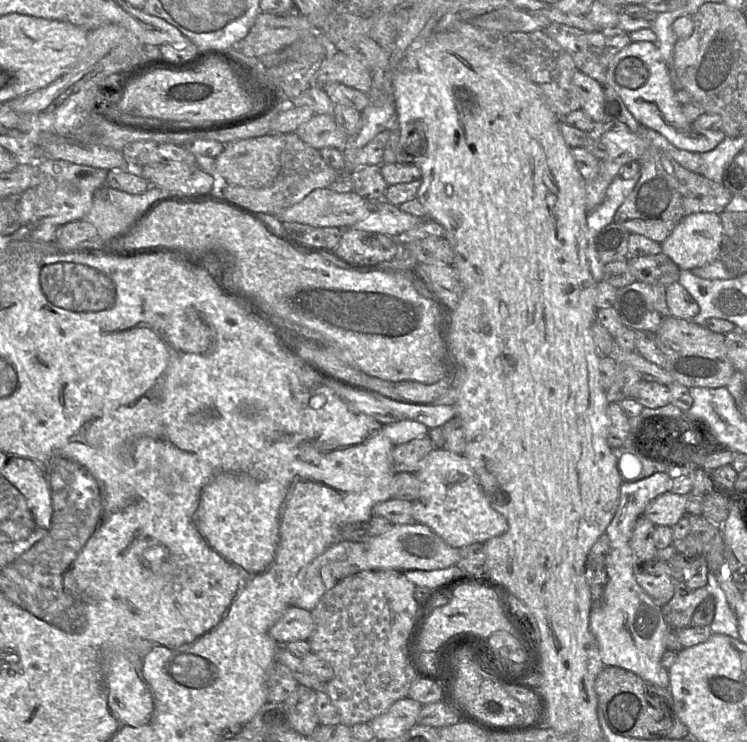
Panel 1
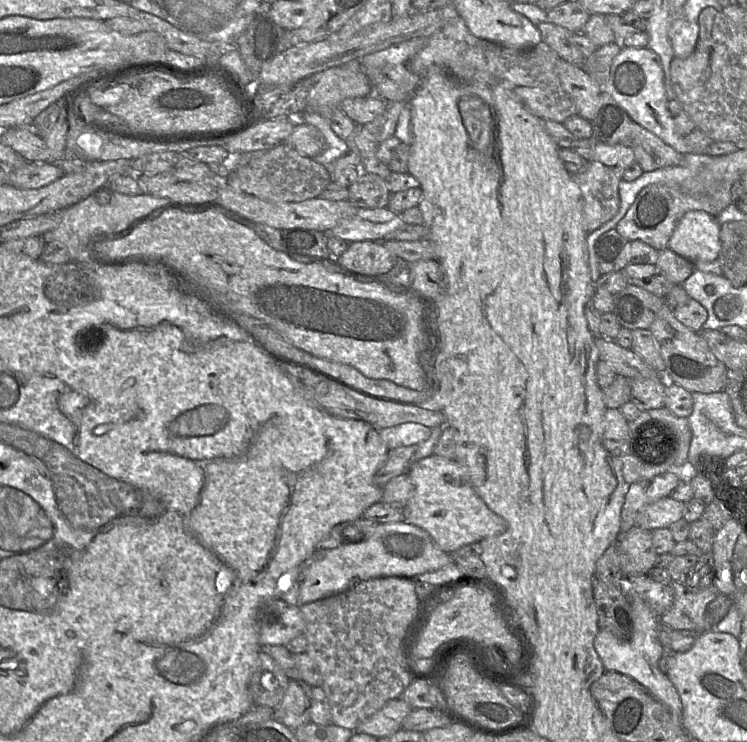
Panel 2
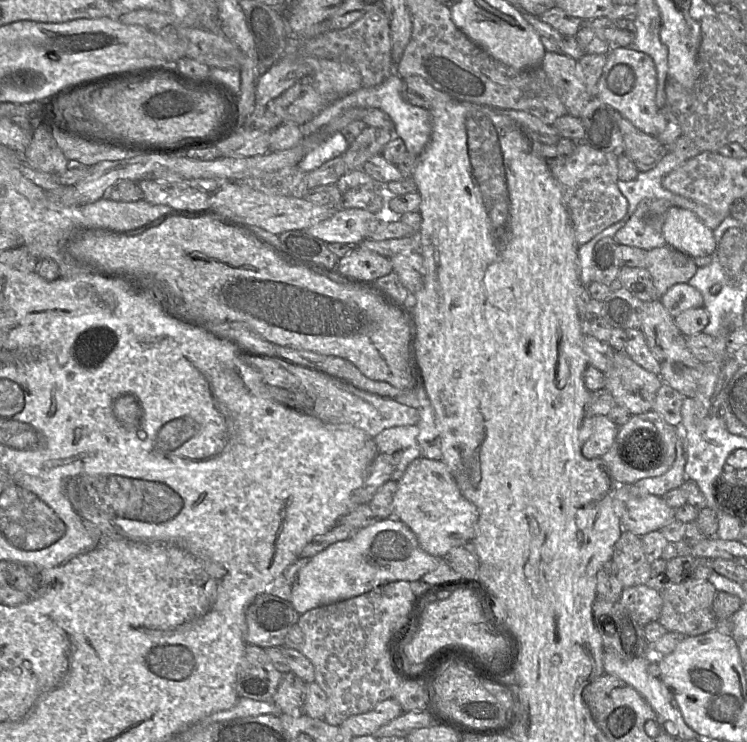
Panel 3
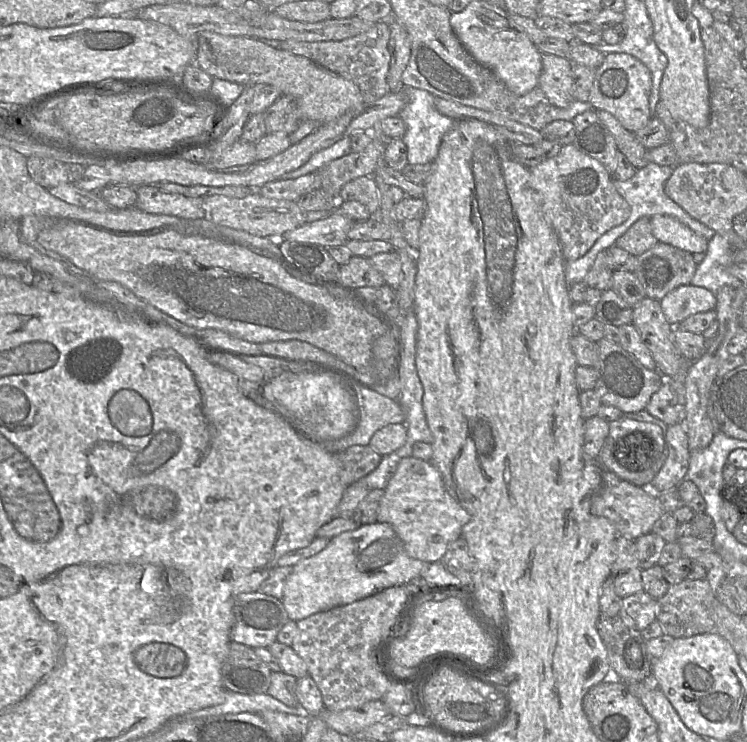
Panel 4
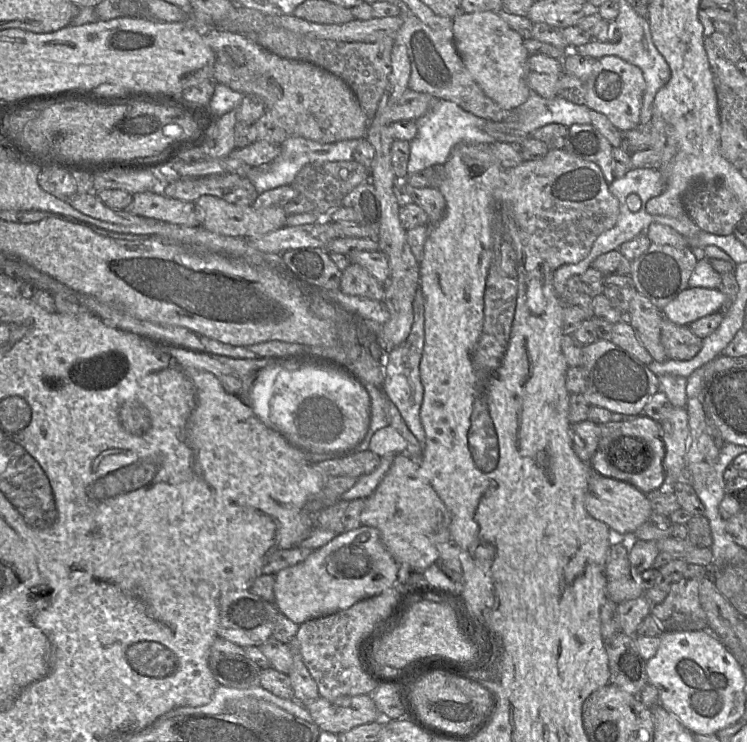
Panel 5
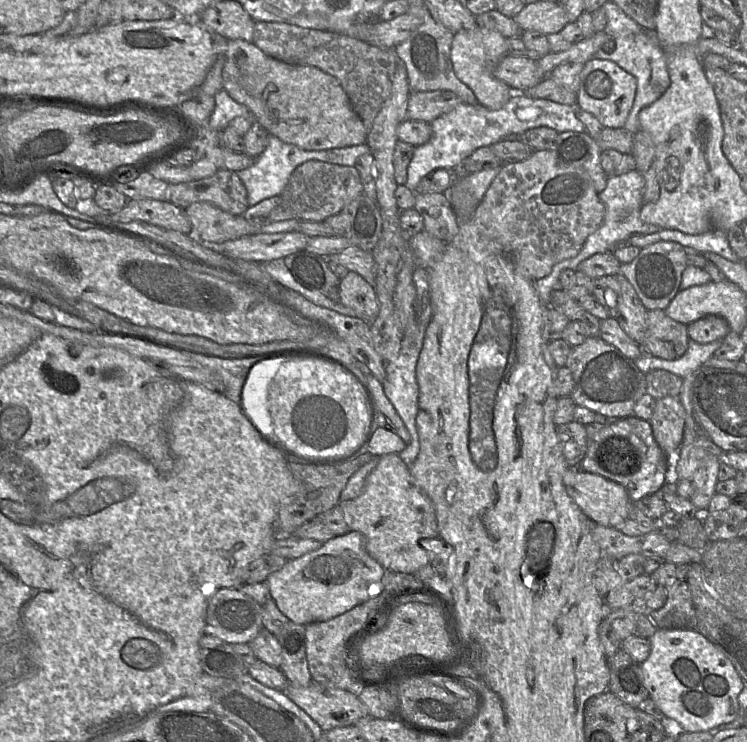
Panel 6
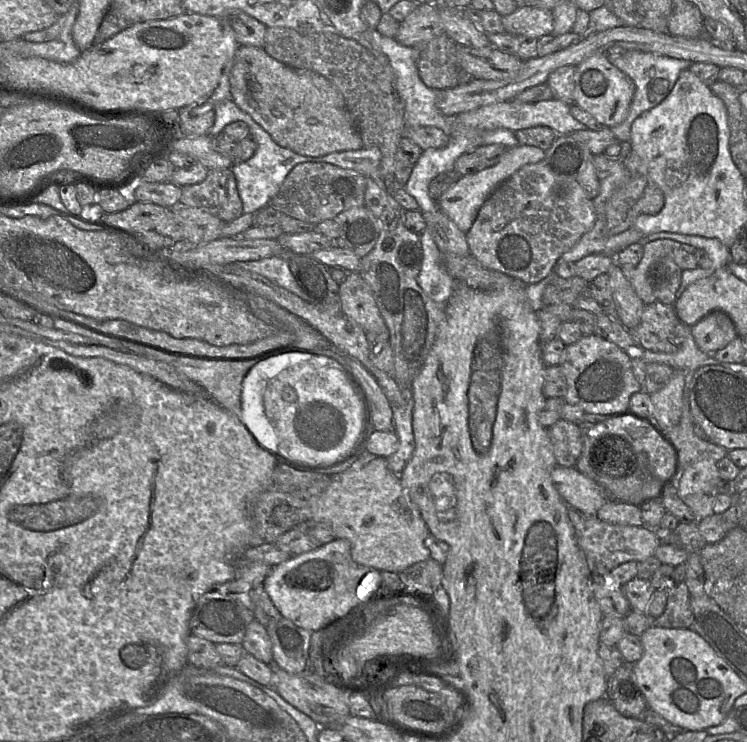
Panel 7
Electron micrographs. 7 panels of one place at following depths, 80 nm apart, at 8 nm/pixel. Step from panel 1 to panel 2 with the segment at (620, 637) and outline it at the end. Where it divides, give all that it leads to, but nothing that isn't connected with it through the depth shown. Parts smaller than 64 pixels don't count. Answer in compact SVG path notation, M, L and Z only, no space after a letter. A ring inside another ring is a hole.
M666 472L627 485L621 511L621 534L635 526L636 517L644 507L662 497L669 496L681 479L682 475L677 472ZM635 592L627 593L632 611L632 633L627 641L622 641L612 633L599 630L594 647L597 651L606 671L615 671L625 674L643 685L655 698L668 706L678 718L682 719L682 703L675 686L667 674L659 669L658 663L666 649L658 640L658 617L644 600Z

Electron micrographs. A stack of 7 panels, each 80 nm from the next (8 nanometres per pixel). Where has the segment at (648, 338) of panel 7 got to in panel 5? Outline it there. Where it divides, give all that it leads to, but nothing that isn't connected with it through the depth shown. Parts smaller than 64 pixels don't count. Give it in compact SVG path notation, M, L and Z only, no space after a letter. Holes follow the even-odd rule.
M666 318L661 324L661 343L668 359L687 361L695 357L702 347L697 337L687 325L677 325Z

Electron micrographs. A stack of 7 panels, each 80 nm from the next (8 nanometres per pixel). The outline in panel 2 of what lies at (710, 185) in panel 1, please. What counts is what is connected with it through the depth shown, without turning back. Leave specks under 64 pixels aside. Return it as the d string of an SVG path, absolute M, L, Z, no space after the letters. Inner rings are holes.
M651 184L638 193L634 203L618 222L615 229L628 241L639 240L660 251L667 248L677 223L687 212L692 210L704 211L717 217L727 207L725 207L725 203L717 203L715 200L706 197L694 197L675 187Z

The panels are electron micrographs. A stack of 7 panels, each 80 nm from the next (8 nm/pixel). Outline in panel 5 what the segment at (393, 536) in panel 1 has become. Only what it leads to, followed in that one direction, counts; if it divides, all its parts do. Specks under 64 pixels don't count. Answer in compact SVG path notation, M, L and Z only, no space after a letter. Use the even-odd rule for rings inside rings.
M361 525L337 535L304 561L277 572L274 603L288 619L300 625L380 594L396 584L399 569L400 564L383 545L378 529Z

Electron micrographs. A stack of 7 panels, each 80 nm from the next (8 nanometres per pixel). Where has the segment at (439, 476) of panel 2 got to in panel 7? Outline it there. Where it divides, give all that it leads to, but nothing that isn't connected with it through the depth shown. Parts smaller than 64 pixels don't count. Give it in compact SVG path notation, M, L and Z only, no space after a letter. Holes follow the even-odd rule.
M375 457L358 469L350 467L331 475L326 489L312 499L309 520L328 524L336 539L348 540L351 557L361 566L400 573L430 558L424 545L429 529L401 485L399 475L389 470L386 458Z

